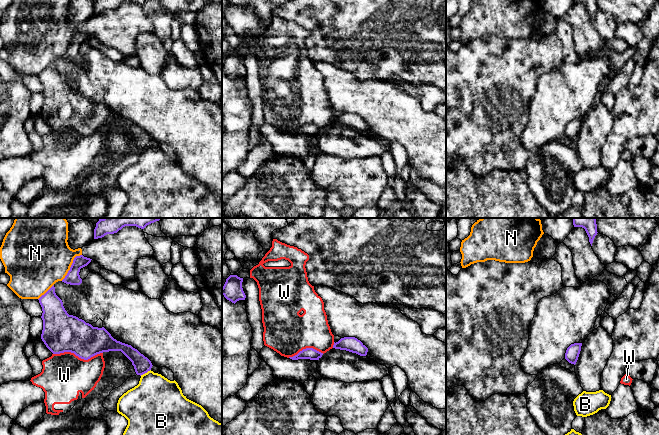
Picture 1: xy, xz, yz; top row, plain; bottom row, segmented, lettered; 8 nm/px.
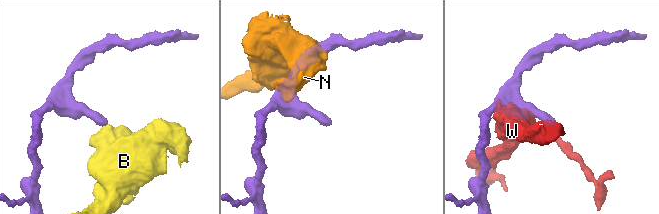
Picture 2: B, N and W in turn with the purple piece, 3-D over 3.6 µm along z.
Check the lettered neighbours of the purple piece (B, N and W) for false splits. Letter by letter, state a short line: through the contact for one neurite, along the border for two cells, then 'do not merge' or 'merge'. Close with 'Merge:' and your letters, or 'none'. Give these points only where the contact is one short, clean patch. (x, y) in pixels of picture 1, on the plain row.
B: line xy (150, 145), (140, 151); do not merge
N: do not merge
W: do not merge
Merge: none

